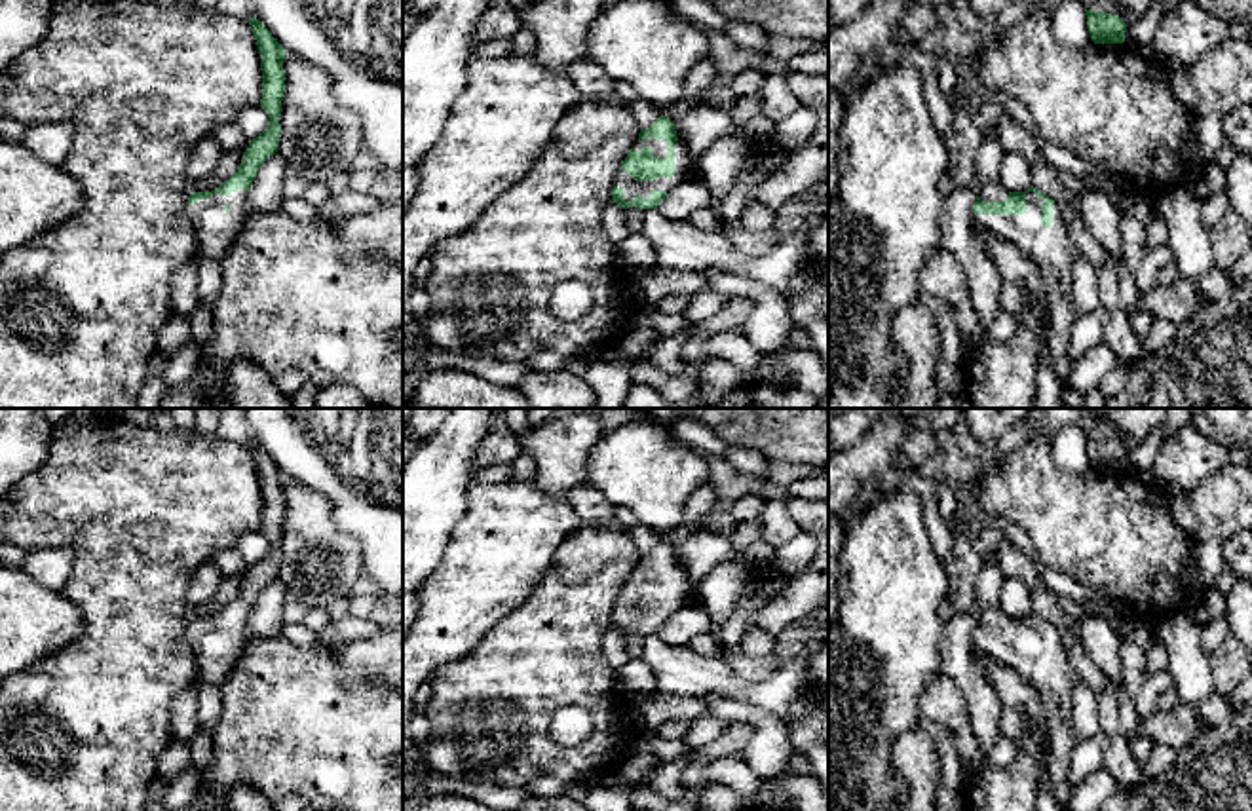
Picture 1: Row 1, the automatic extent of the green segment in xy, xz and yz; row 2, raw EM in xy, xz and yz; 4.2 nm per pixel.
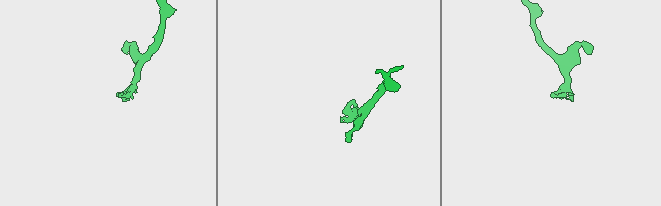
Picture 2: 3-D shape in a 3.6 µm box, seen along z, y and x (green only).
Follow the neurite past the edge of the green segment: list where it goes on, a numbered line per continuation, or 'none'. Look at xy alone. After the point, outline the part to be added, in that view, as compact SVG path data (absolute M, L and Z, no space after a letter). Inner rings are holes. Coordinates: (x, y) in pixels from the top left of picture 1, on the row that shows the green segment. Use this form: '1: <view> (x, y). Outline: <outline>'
1: xy (215, 228). Outline: M236 190L228 196L213 194L207 199L186 205L186 215L198 236L196 260L220 262L230 251L236 236L245 224L247 190Z

